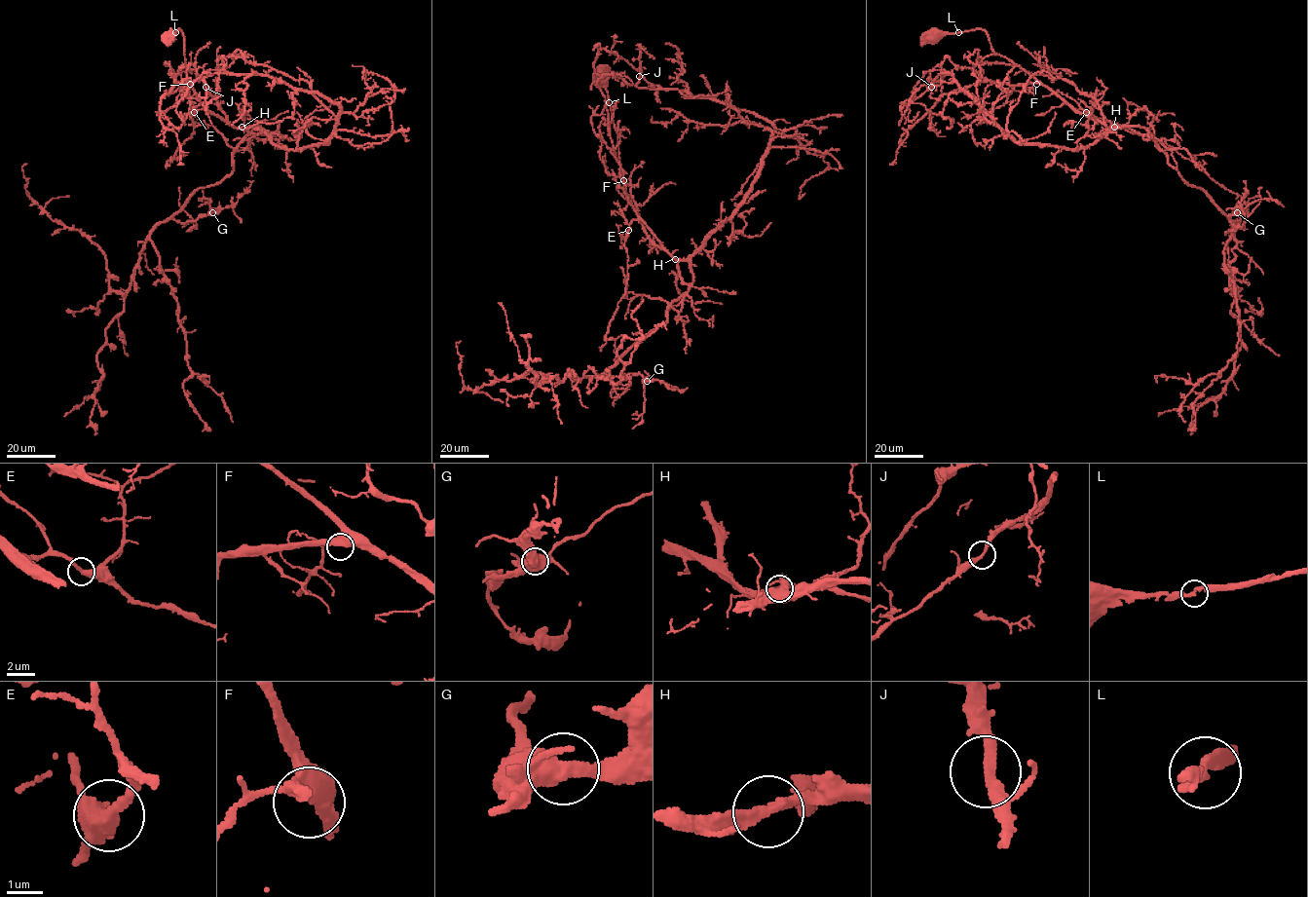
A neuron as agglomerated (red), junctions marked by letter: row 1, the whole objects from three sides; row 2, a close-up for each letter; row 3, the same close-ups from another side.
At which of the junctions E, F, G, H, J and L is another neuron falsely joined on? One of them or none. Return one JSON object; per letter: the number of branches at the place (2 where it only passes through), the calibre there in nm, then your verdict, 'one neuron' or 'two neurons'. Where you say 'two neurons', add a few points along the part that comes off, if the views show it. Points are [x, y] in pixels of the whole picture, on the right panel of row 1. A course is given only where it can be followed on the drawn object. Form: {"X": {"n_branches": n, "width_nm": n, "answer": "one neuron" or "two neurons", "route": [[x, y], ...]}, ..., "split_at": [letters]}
{"E": {"n_branches": 2, "width_nm": 400, "answer": "one neuron"}, "F": {"n_branches": 2, "width_nm": 440, "answer": "one neuron"}, "G": {"n_branches": 2, "width_nm": 550, "answer": "one neuron"}, "H": {"n_branches": 2, "width_nm": 360, "answer": "one neuron"}, "J": {"n_branches": 2, "width_nm": 280, "answer": "one neuron"}, "L": {"n_branches": 2, "width_nm": 240, "answer": "one neuron"}, "split_at": []}

